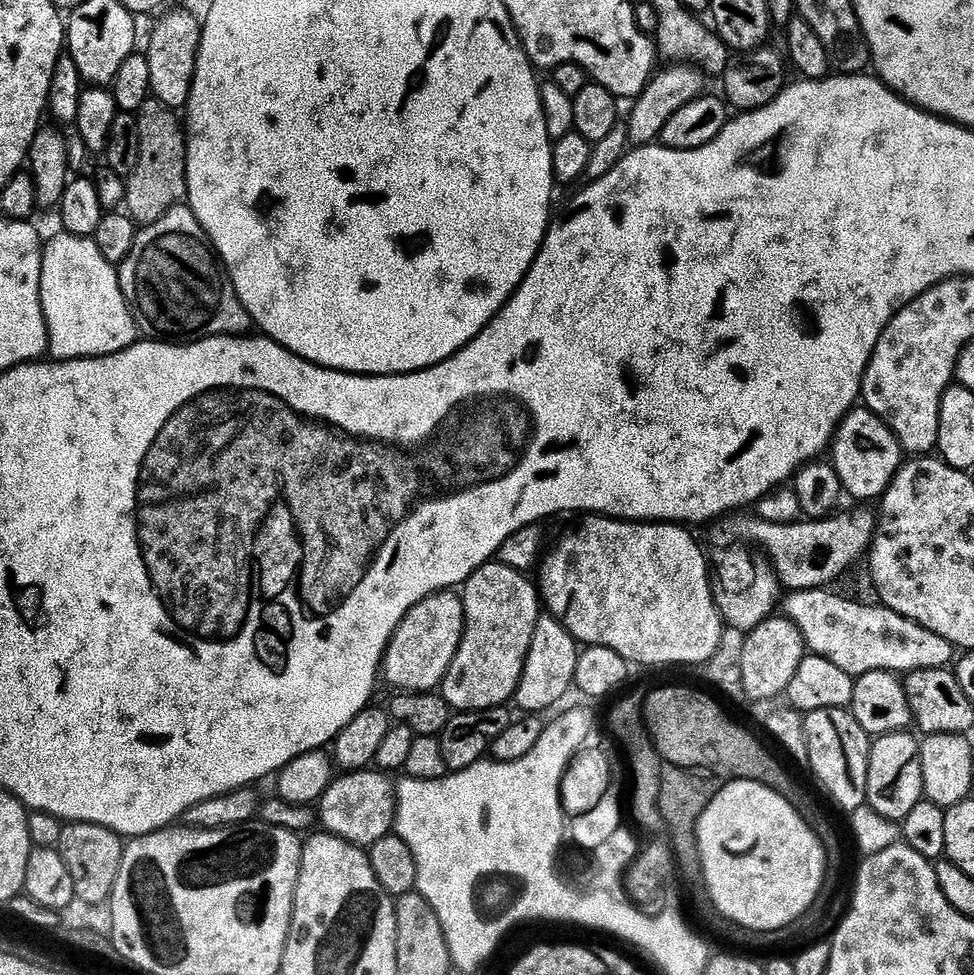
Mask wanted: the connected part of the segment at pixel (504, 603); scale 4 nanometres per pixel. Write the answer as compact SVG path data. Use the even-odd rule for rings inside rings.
M489 562L464 581L464 633L454 654L454 662L450 662L438 689L452 710L490 710L507 705L515 697L530 642L542 615L542 597L537 585L533 581L531 584L528 578L515 568Z

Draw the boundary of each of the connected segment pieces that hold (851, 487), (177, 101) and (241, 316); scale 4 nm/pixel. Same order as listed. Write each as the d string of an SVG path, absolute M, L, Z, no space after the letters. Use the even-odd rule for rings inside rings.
M854 408L840 421L830 445L831 452L830 462L840 476L841 487L847 492L847 495L849 492L856 498L864 499L861 500L864 502L868 502L870 498L873 498L873 500L879 499L884 495L890 481L892 481L904 460L903 448L900 447L899 440L893 435L891 428L867 408L861 408L861 410Z
M168 12L156 24L148 40L148 65L150 66L151 95L161 100L167 108L180 110L187 105L196 73L196 59L200 53L202 20L192 12Z
M171 208L161 220L137 231L132 253L118 265L120 285L136 327L152 338L247 337L254 328L252 316L242 306L211 243L180 232L184 220L192 219L191 208ZM152 236L160 236L156 244Z

